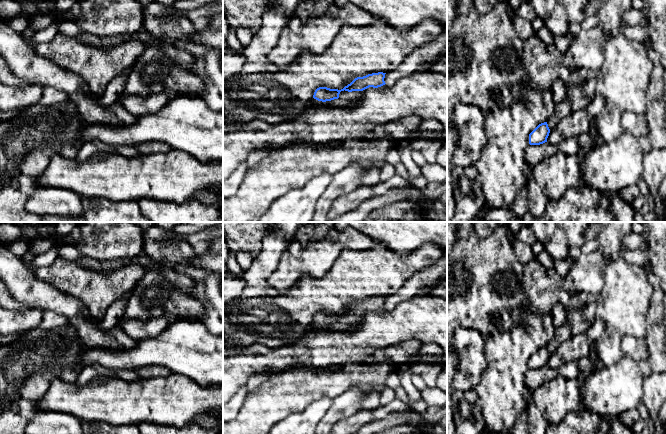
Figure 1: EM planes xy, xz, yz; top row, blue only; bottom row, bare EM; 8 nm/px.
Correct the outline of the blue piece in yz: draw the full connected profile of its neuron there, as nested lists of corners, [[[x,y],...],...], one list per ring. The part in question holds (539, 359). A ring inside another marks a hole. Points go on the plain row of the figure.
[[[566,322],[562,326],[555,329],[554,338],[549,343],[539,348],[529,358],[530,369],[540,369],[547,366],[550,355],[566,340],[572,337],[570,325]]]

